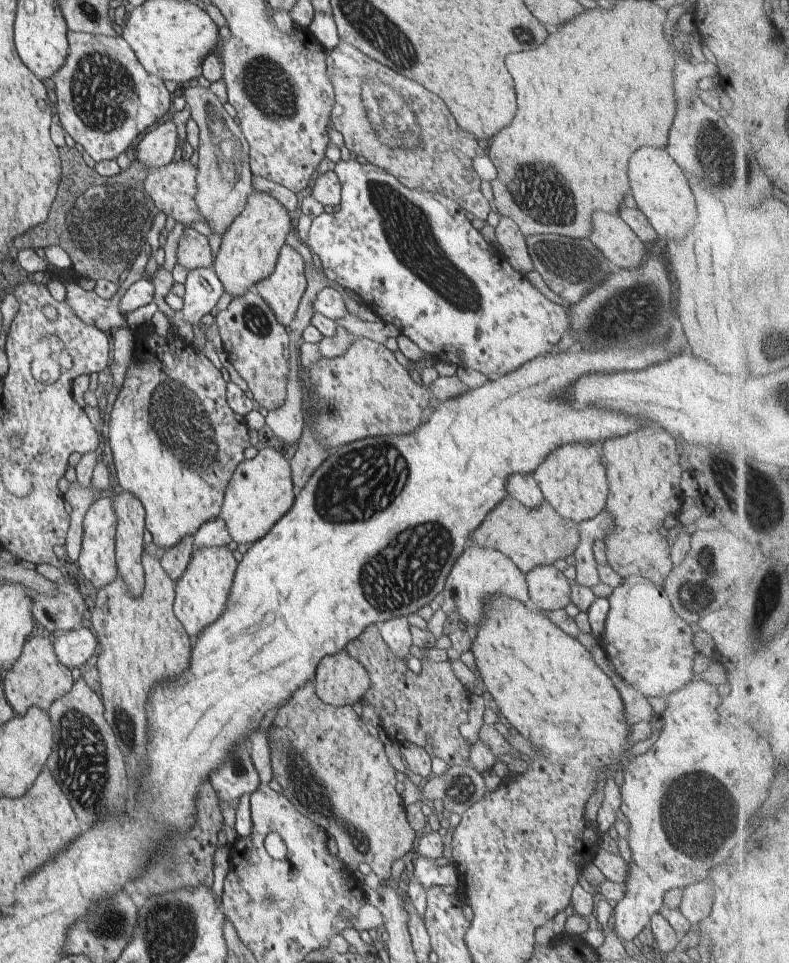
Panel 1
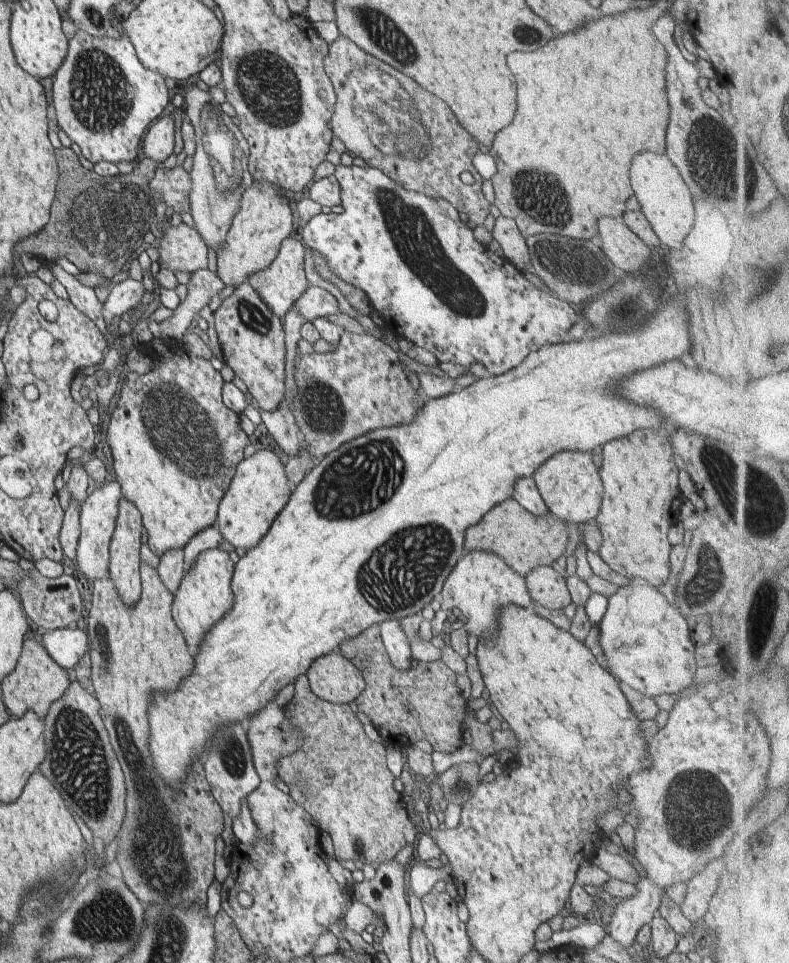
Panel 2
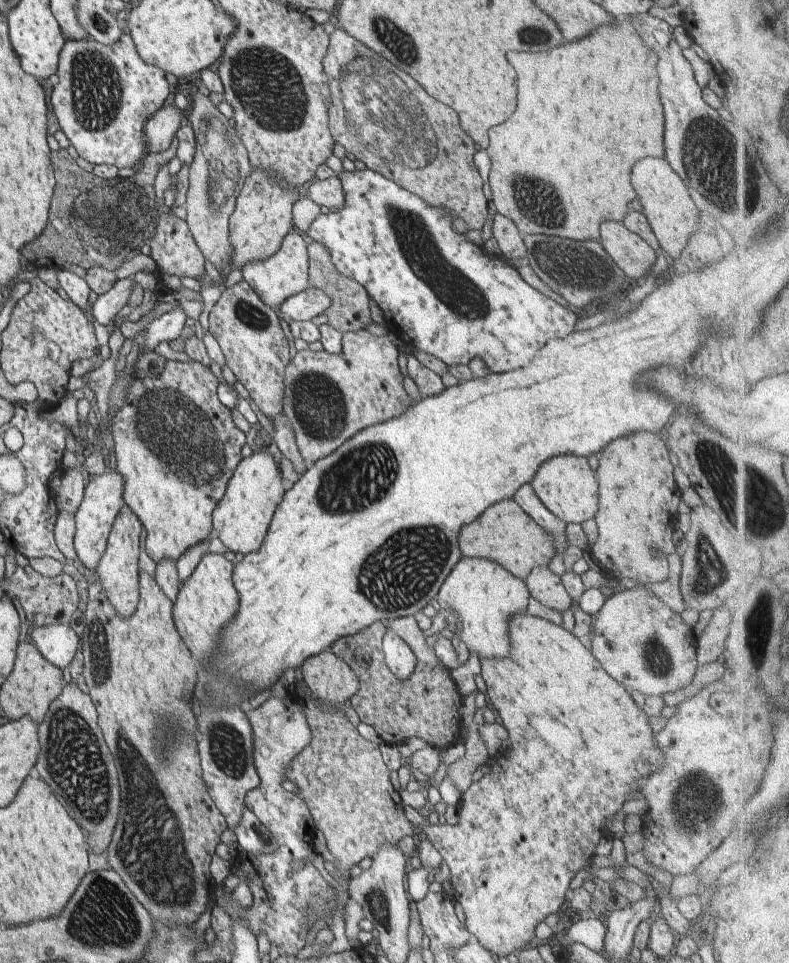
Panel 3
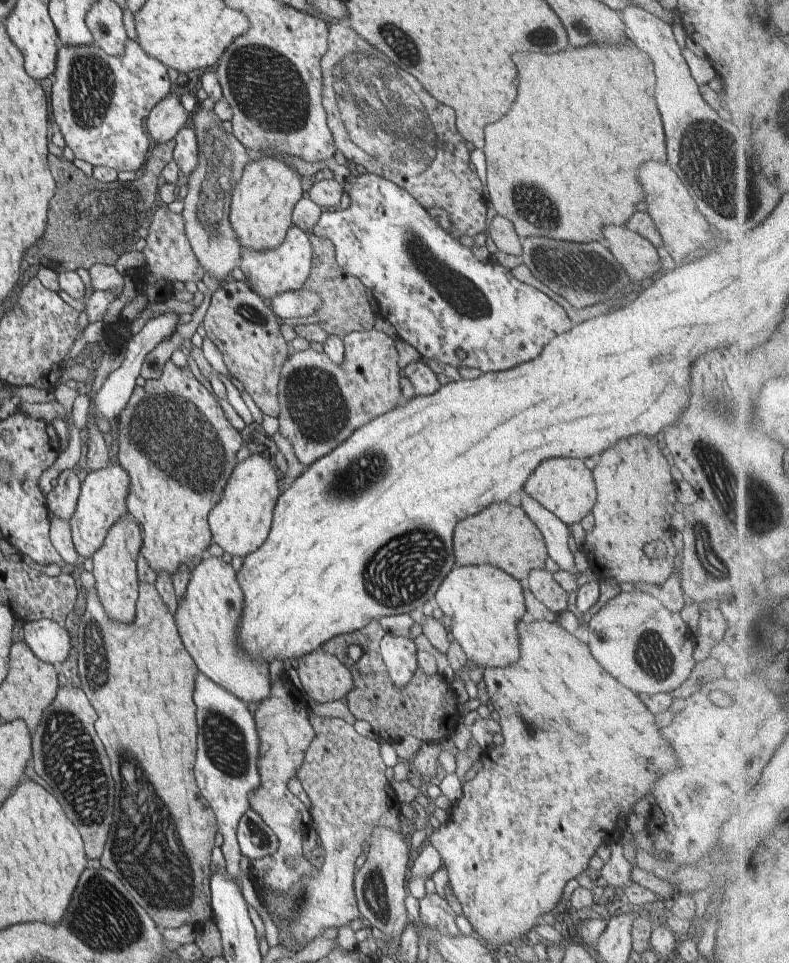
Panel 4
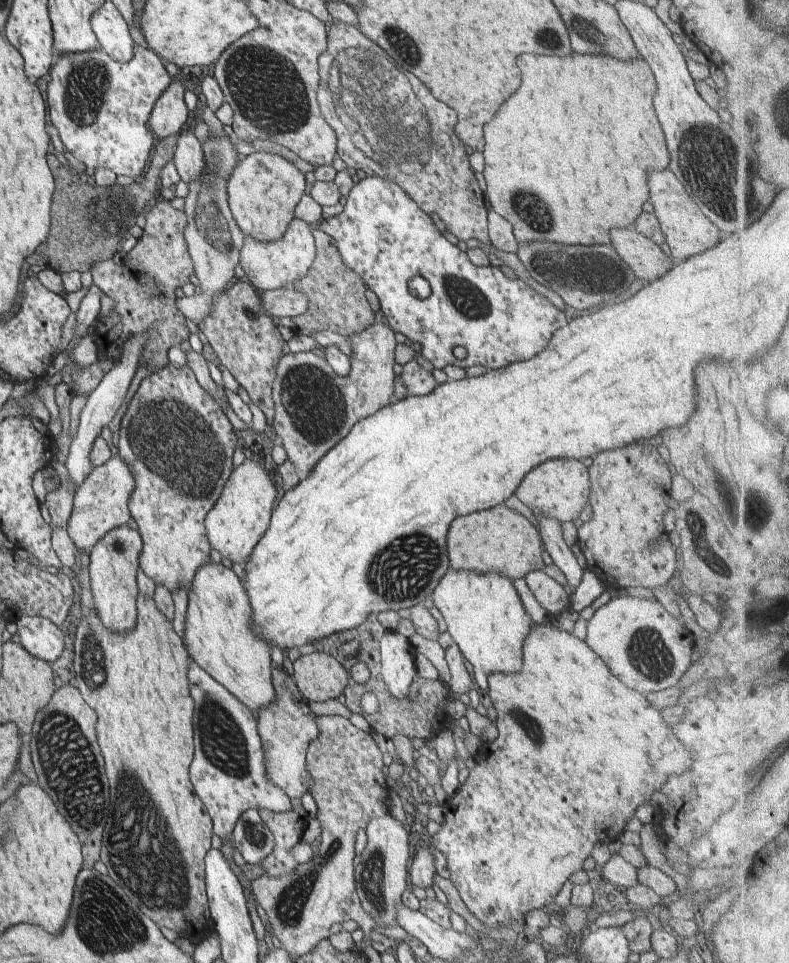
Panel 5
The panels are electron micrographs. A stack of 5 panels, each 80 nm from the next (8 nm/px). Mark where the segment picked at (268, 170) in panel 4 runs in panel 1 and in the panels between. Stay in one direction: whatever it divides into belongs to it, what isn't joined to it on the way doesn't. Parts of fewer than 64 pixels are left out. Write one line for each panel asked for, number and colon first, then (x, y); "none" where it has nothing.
1: (250, 246)
2: (264, 220)
3: (263, 216)

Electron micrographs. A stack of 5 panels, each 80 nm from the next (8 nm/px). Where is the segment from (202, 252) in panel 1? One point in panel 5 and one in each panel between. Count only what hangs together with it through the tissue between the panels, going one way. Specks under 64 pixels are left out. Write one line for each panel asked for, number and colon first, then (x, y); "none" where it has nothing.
2: (181, 248)
3: (174, 250)
4: (169, 255)
5: (143, 291)

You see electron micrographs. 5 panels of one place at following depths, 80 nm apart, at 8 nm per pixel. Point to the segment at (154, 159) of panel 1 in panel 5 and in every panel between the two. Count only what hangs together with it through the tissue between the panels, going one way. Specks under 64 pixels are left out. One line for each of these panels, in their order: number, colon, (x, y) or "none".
2: (159, 142)
3: (160, 129)
4: (168, 116)
5: (169, 114)

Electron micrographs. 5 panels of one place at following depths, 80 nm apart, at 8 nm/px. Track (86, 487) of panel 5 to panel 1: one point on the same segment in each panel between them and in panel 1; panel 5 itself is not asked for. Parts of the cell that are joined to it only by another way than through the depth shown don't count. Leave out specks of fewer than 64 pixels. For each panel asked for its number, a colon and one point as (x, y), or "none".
1: (97, 561)
2: (98, 514)
3: (103, 498)
4: (102, 501)

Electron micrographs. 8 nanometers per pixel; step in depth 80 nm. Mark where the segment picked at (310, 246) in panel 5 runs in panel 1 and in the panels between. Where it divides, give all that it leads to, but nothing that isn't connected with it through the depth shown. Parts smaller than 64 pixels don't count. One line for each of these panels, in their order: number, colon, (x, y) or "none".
1: (283, 289)
2: (284, 281)
3: (285, 274)
4: (286, 268)

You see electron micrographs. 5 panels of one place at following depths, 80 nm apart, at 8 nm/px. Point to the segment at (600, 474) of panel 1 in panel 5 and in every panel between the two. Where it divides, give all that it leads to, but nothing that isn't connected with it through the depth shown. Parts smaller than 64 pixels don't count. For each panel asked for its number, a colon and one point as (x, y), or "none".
2: (570, 484)
3: (566, 484)
4: (565, 486)
5: (561, 488)

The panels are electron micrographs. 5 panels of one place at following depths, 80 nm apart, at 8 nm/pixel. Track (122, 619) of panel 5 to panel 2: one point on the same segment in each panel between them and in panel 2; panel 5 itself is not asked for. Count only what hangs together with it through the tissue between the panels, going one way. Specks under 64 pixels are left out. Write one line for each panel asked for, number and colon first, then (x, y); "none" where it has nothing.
2: (124, 567)
3: (118, 571)
4: (115, 563)

